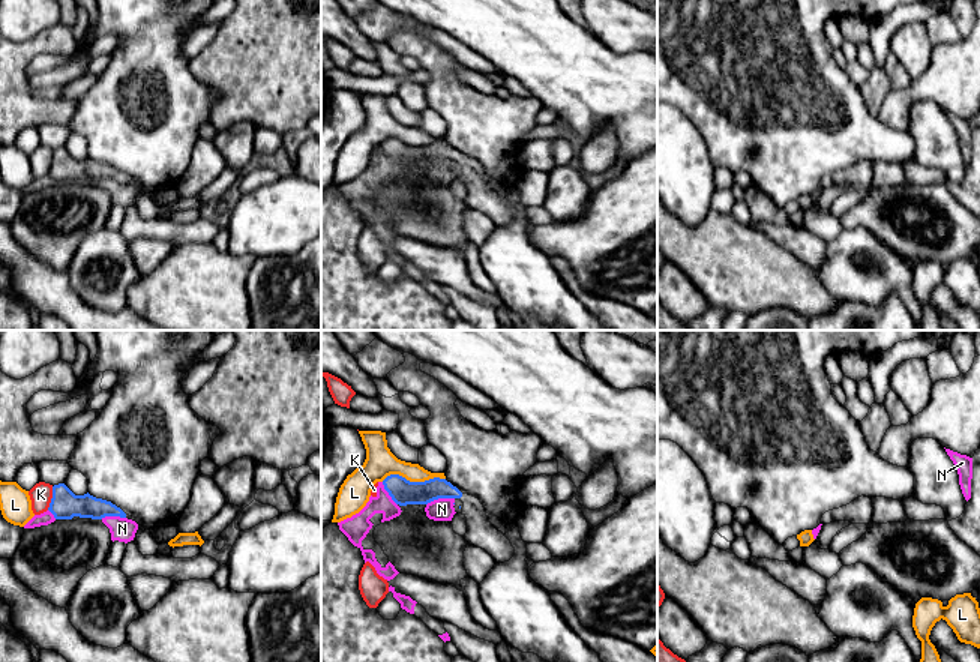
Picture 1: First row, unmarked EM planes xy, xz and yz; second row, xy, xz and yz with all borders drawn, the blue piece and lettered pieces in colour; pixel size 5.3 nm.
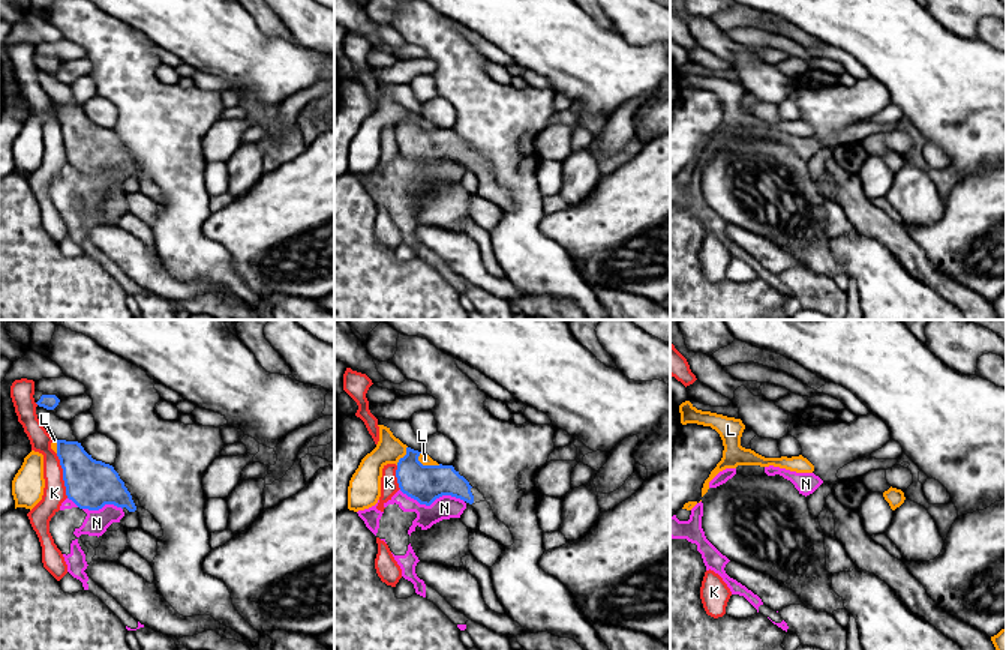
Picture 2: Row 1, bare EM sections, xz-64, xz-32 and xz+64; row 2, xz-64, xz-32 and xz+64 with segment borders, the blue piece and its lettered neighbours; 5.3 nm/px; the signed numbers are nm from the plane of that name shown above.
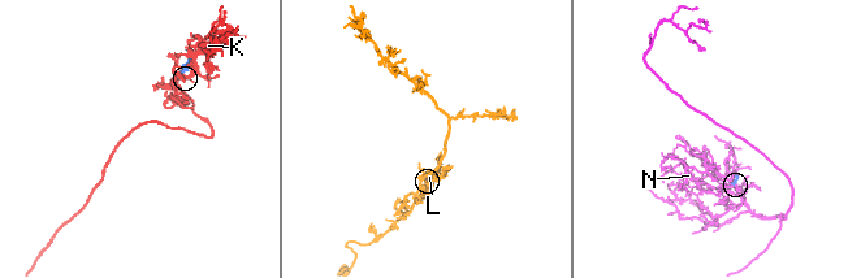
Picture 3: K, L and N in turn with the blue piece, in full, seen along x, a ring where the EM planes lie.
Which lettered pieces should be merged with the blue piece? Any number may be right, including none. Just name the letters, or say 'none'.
none

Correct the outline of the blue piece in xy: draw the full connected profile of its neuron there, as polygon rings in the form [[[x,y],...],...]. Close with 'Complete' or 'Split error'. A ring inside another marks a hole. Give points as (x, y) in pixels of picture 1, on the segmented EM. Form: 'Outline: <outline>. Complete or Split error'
Outline: [[[65,483],[53,486],[48,510],[56,519],[72,519],[74,516],[92,519],[102,519],[105,516],[126,518],[126,513],[111,501],[96,498],[89,492],[75,495]]]. Complete

